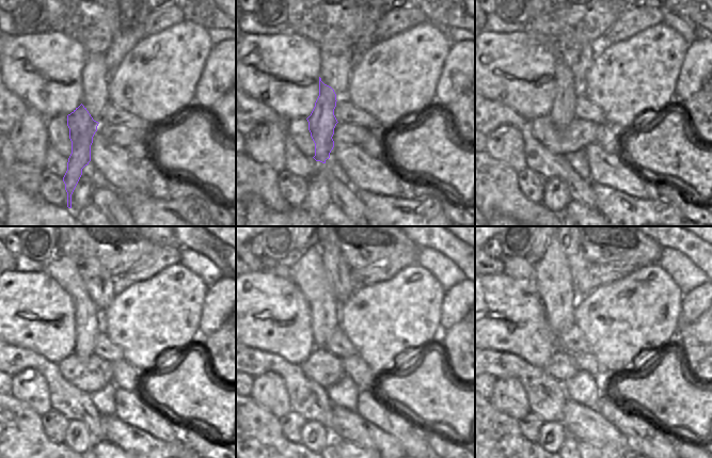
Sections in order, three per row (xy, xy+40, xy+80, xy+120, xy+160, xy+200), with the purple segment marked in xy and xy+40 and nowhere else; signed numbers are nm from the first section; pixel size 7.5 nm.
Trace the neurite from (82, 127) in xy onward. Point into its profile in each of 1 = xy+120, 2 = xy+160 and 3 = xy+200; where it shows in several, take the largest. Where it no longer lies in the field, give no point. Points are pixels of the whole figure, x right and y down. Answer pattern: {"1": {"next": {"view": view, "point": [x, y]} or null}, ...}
{"1": {"next": {"view": "xy+120", "point": [89, 325]}}, "2": {"next": {"view": "xy+160", "point": [307, 271]}}, "3": {"next": {"view": "xy+200", "point": [554, 281]}}}

